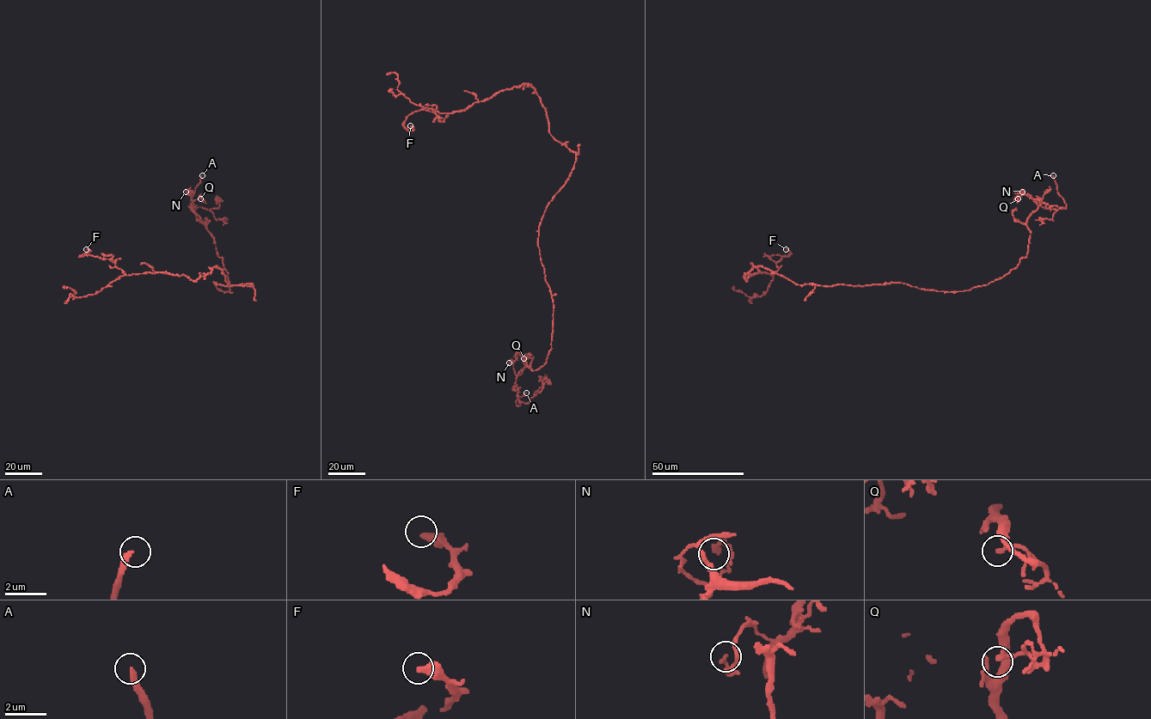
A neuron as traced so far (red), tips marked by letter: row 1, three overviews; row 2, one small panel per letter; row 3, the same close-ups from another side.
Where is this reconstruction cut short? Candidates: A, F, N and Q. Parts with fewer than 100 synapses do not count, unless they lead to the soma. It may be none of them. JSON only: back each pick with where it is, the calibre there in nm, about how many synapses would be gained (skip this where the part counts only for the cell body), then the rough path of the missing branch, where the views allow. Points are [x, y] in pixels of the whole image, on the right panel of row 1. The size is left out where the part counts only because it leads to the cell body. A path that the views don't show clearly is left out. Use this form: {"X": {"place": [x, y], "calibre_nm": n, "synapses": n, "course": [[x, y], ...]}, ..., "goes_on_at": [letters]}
{"A": {"place": [1053, 175], "calibre_nm": 240}, "goes_on_at": ["A"]}

